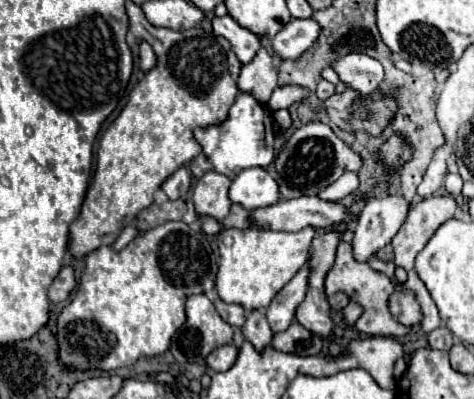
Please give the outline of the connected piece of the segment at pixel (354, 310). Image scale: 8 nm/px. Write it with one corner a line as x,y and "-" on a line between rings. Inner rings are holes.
351,301
351,303
343,309
345,321
347,321
349,325
353,325
353,323
361,317
361,313
363,313
363,309
361,309
361,305
359,305
359,303
355,303
355,301

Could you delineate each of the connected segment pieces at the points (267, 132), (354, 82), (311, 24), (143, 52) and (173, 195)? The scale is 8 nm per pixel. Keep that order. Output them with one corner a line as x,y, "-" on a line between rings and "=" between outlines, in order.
241,93
233,103
227,121
211,129
197,129
195,137
203,145
203,151
189,165
195,177
201,177
207,171
217,171
227,175
229,179
235,179
239,171
247,167
267,167
275,157
275,129
271,109
265,109
263,105
259,105
259,101
245,93
=
349,53
347,57
341,57
335,61
333,69
343,83
359,89
361,93
375,93
385,77
383,65
363,53
=
291,19
273,37
273,55
279,59
297,59
319,37
319,23
315,19
=
141,41
139,45
139,61
141,61
139,65
143,71
149,71
155,67
155,53
147,41
=
181,167
181,169
177,169
177,171
163,183
161,189
165,191
165,195
167,195
171,201
175,201
175,199
183,197
183,195
189,191
189,185
191,185
191,173
189,173
187,167

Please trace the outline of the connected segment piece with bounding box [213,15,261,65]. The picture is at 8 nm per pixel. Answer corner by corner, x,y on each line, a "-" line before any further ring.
231,15
215,17
215,19
213,19
213,33
225,37
225,39
231,43
235,55
239,57
239,61
241,61
243,65
245,65
245,63
251,63
253,57
257,55
257,51
261,49
259,37
253,35
249,29
241,27

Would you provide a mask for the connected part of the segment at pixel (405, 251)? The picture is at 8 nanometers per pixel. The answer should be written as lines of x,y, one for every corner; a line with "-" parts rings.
445,195
427,197
419,203
413,203
405,223
391,241
395,249
395,265
403,267
405,271
411,271
415,255
425,247
437,227
453,217
455,209
455,199

